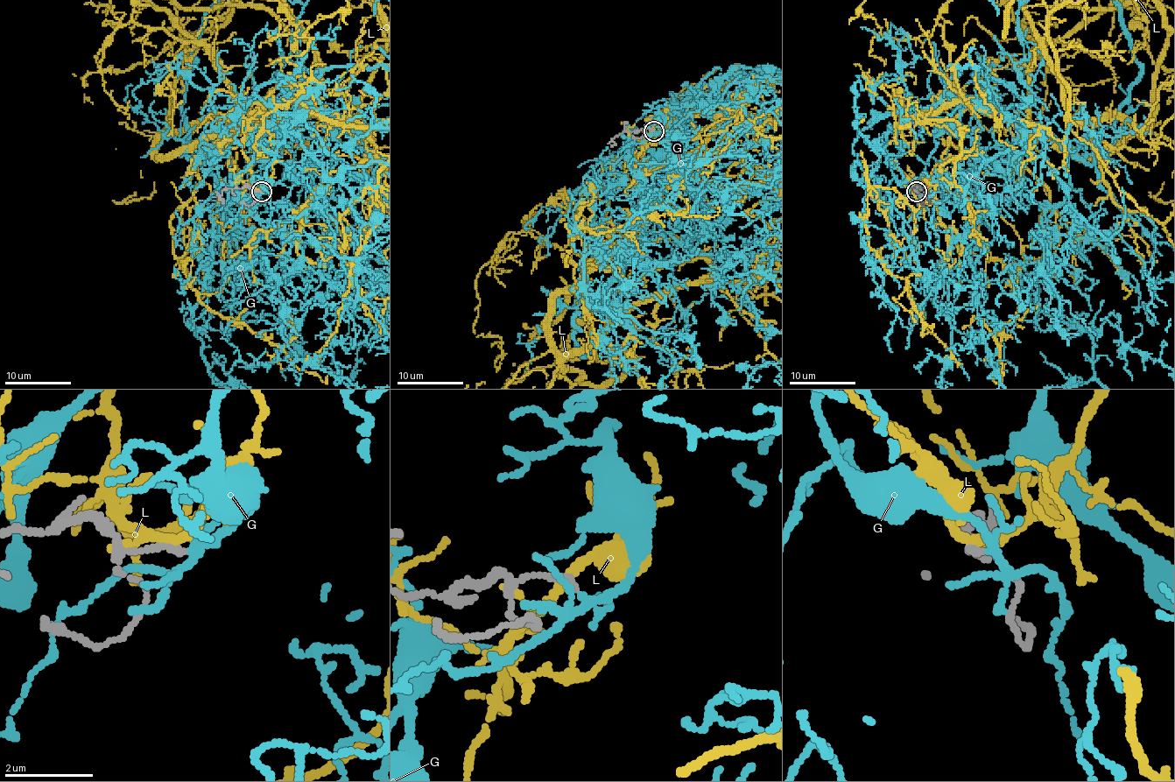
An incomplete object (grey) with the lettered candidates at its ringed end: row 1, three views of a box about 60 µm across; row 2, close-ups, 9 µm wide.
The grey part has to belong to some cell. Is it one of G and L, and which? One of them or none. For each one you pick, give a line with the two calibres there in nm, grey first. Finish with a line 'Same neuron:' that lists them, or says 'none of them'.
G: 160 nm thick on the grey side, 160 nm on the other
Same neuron: G

